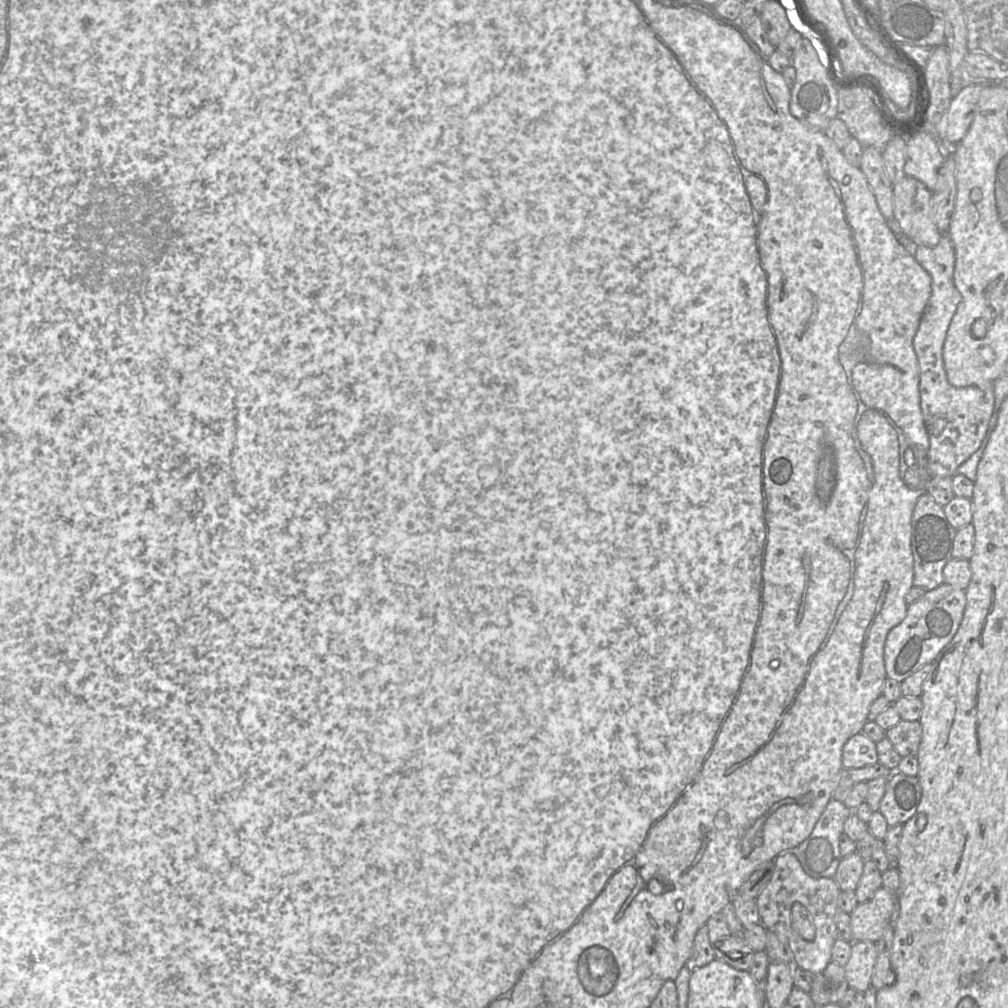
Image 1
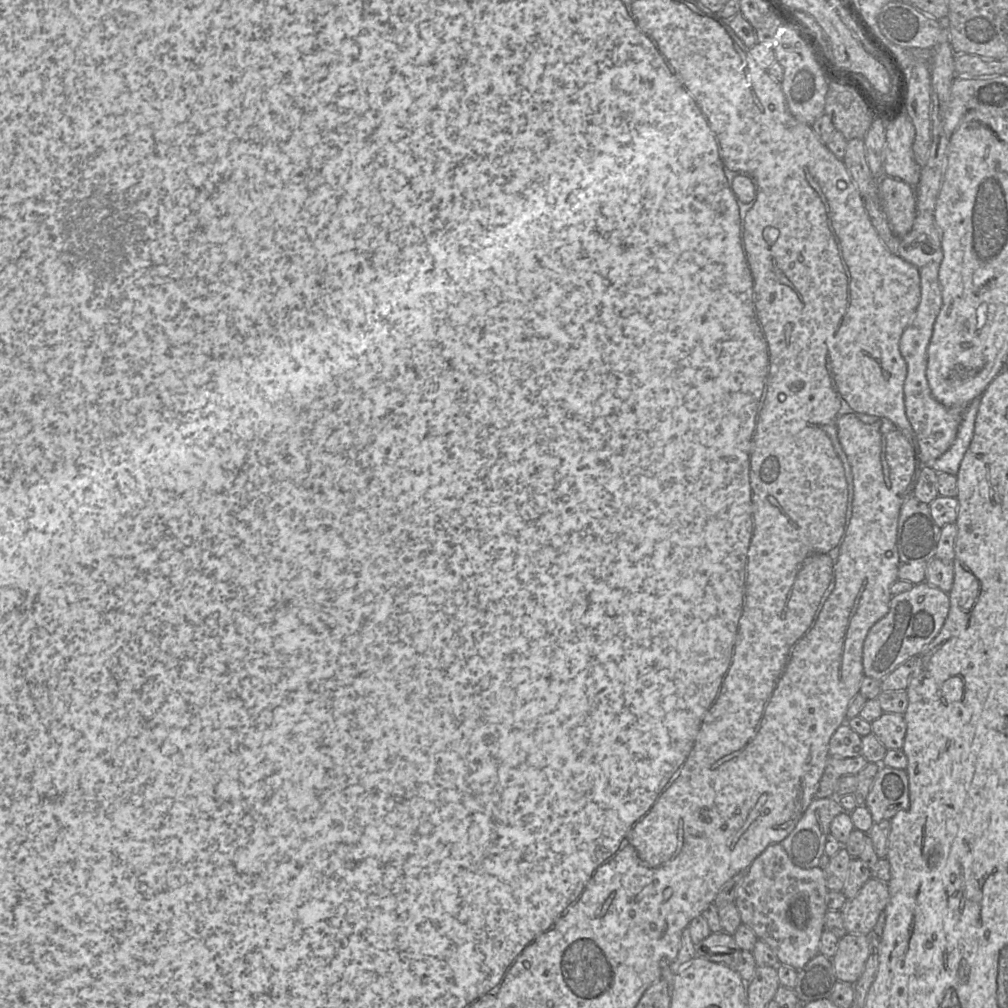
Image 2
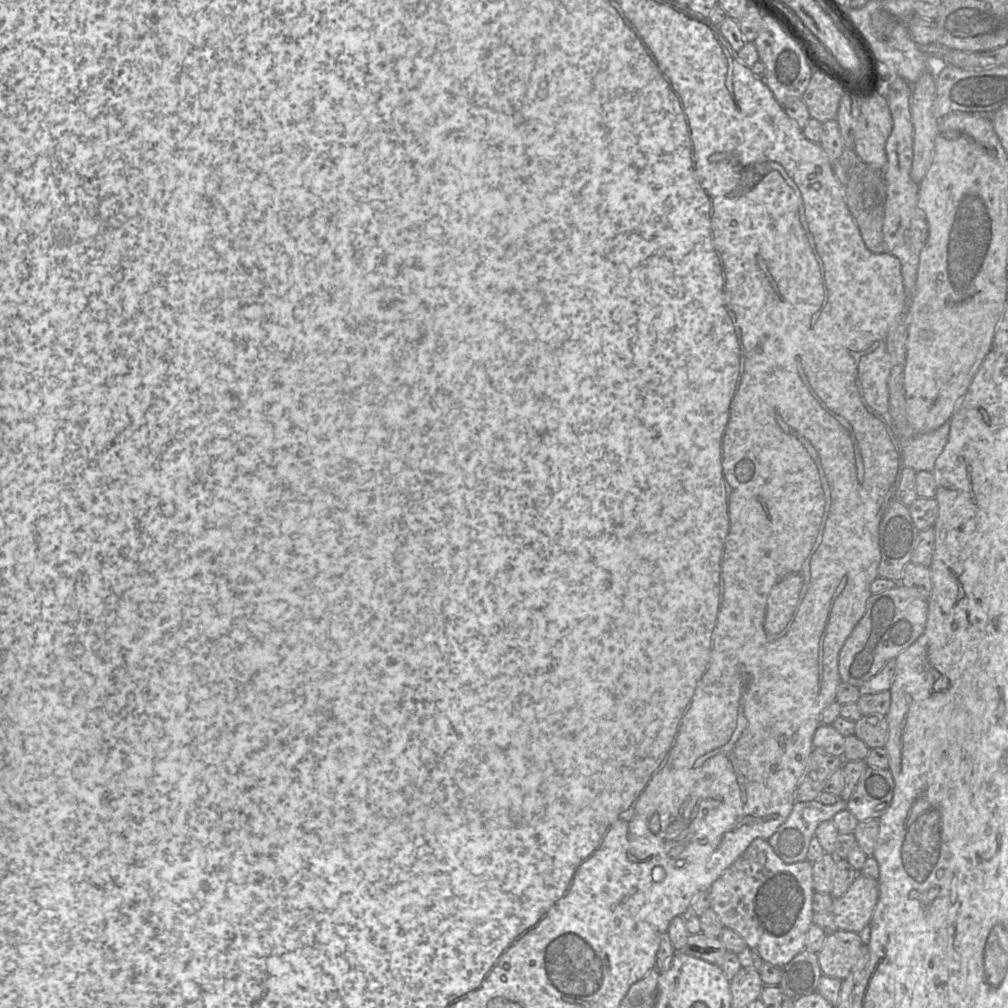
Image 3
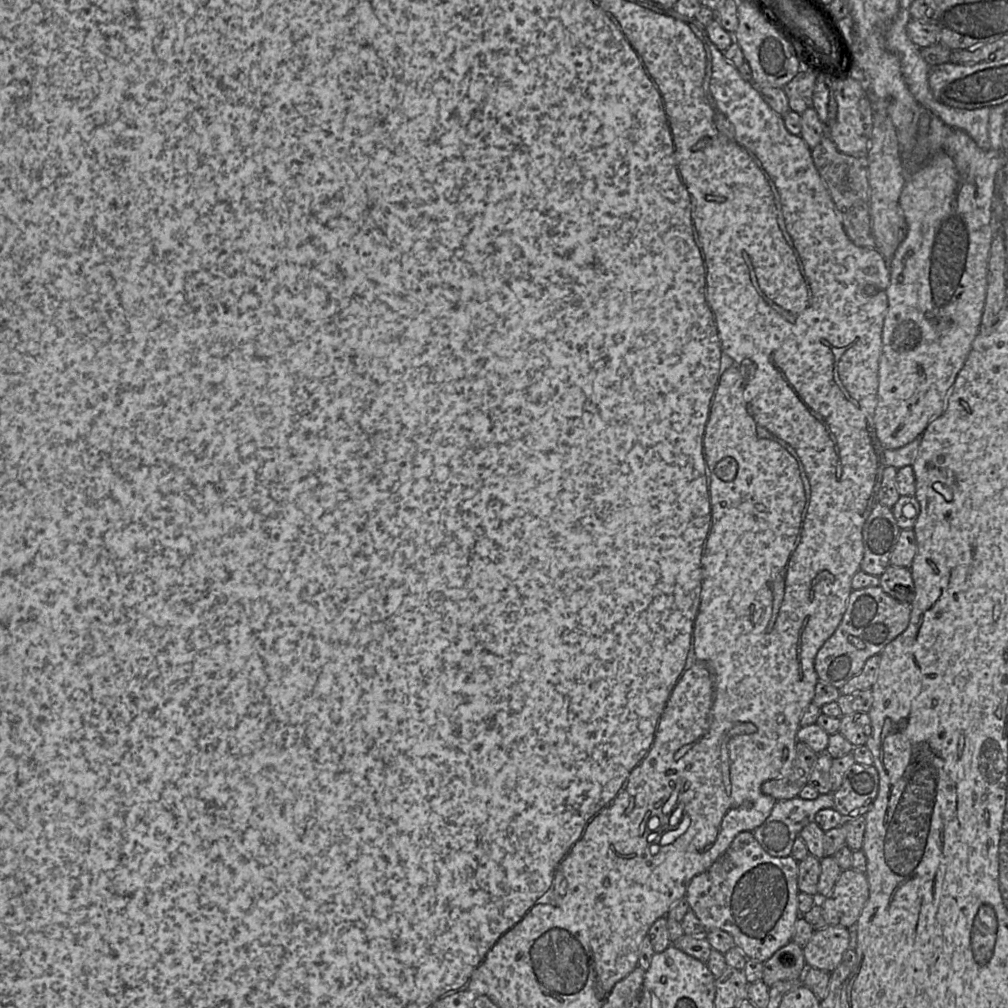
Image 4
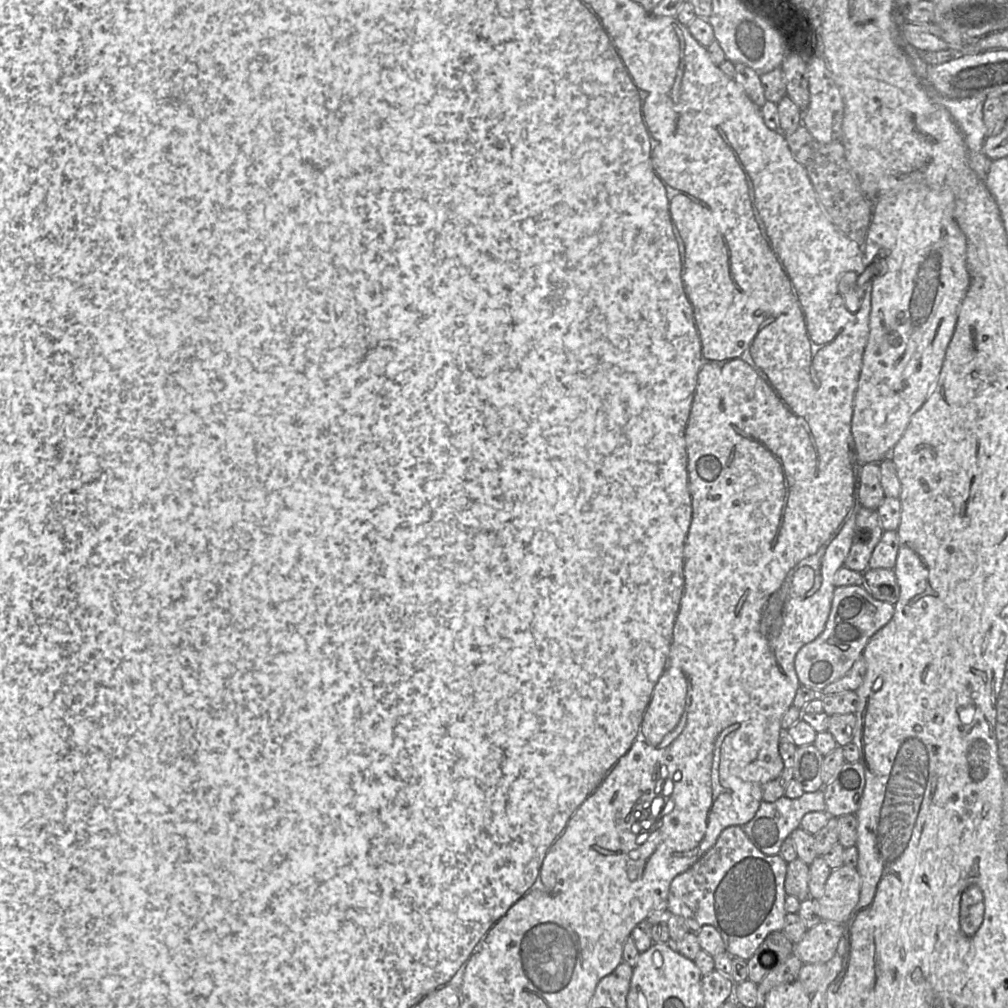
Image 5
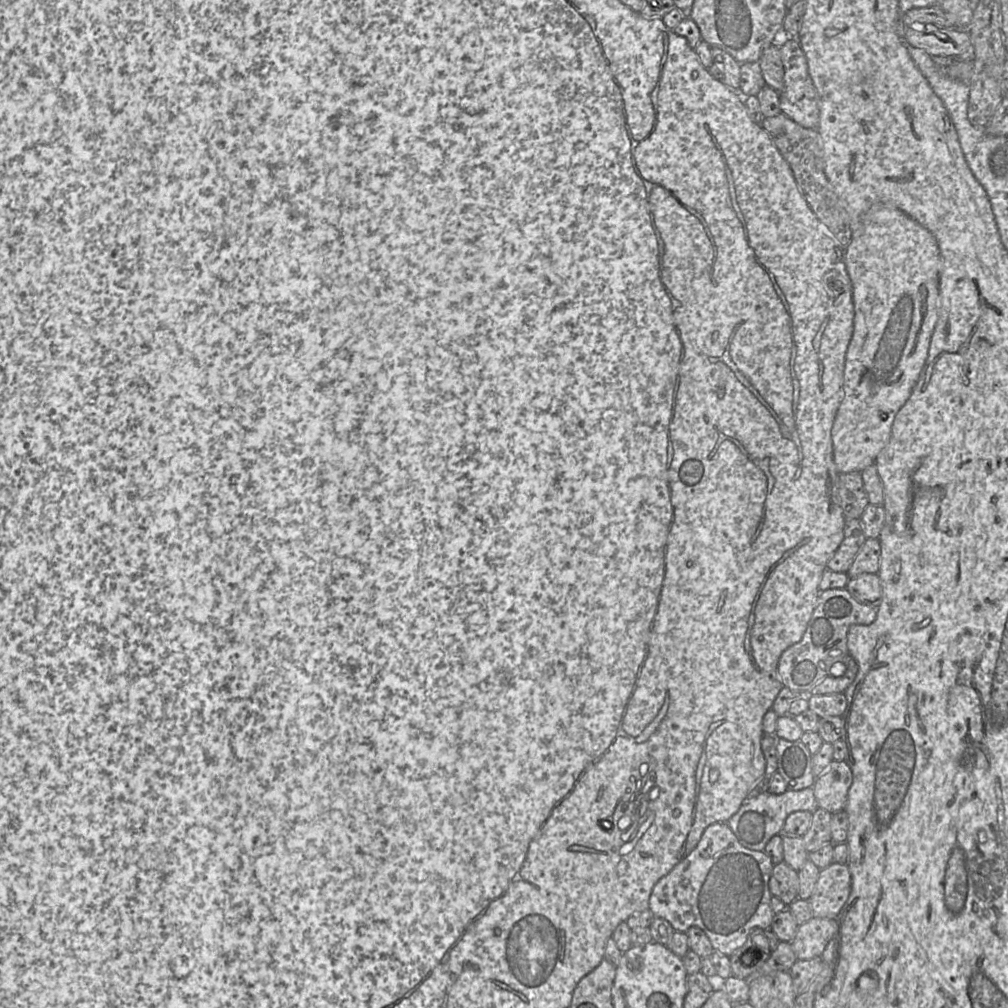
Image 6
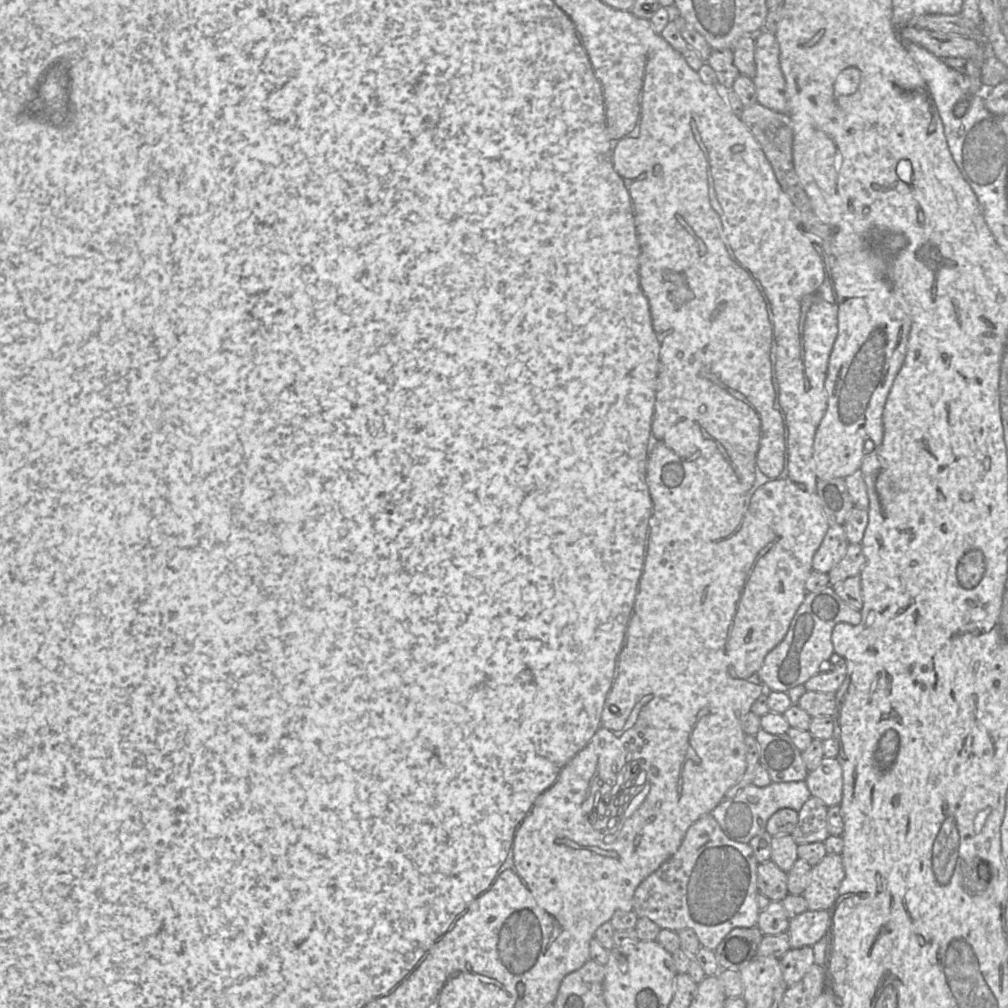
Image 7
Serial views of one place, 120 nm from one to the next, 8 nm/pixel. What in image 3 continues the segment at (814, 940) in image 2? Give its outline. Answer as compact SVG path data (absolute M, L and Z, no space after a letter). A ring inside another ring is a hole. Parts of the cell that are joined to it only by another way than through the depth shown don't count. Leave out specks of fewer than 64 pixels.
M757 838L710 886L707 891L710 907L724 928L737 932L747 947L754 950L766 963L782 968L805 950L806 935L813 924L812 903L816 892L813 887L812 868L812 863L808 861L785 863L776 855L767 839Z

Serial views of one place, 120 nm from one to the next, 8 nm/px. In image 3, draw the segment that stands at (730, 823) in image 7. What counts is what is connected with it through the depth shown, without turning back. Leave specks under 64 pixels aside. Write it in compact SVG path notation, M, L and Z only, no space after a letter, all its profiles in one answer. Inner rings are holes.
M816 800L796 802L789 817L767 841L785 863L805 862L819 824L831 820L845 809L846 801L842 800L835 804L823 804Z

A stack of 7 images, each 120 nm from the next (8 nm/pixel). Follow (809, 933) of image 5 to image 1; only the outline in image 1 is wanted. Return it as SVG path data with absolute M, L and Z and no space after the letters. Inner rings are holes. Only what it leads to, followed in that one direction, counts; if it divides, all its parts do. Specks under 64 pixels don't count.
M852 941L851 955L843 967L849 987L860 992L871 988L873 968L877 960L876 944L870 941Z

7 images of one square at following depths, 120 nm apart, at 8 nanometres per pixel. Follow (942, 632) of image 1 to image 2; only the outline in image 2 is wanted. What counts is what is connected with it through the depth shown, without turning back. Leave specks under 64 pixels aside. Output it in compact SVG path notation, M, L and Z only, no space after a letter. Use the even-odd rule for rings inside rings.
M927 583L893 595L888 612L870 629L863 647L864 676L883 680L903 663L919 655L939 634L950 609L949 595Z

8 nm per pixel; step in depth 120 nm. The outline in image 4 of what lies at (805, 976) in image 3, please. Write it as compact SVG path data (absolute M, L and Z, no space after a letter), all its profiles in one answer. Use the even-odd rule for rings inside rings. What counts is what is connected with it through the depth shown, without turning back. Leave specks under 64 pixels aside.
M791 941L763 962L762 981L771 987L779 981L801 979L807 968L803 948Z

